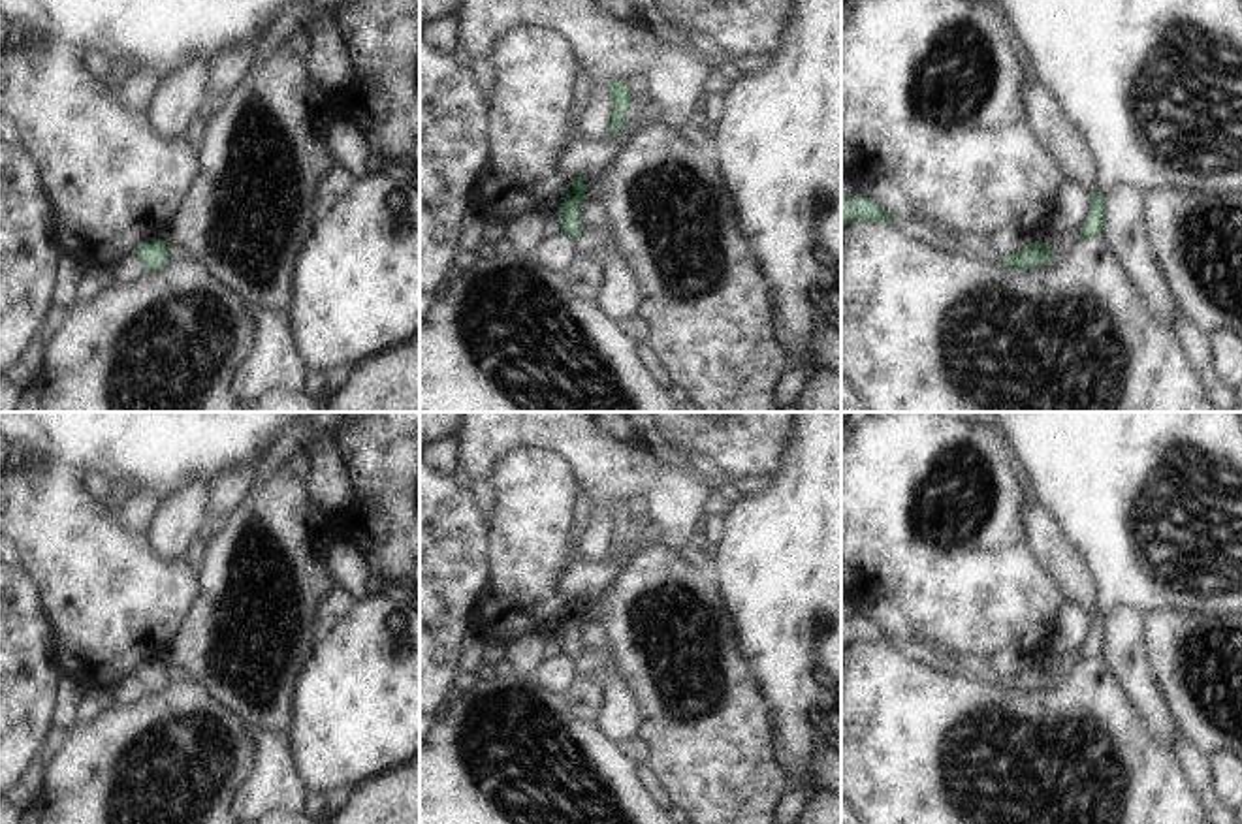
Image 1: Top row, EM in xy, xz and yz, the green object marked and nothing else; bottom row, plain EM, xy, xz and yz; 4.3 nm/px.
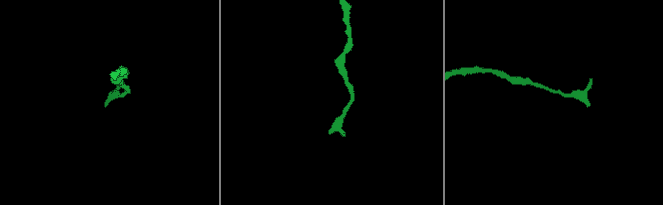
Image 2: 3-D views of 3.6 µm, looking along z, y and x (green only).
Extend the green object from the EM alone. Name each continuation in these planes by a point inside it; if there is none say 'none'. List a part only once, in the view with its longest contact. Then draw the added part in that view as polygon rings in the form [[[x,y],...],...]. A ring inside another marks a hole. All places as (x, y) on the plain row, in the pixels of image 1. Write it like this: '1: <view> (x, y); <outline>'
1: yz (1152, 501); [[[995,412],[997,427],[1012,446],[1035,489],[1035,499],[1059,523],[1095,579],[1097,611],[1129,606],[1142,615],[1172,608],[1201,615],[1242,613],[1242,416],[1238,412]]]

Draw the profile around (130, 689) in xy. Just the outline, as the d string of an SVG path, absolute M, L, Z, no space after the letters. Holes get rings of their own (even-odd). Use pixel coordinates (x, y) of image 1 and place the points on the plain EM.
M135 675L122 679L113 690L115 707L124 707L147 694L147 689Z

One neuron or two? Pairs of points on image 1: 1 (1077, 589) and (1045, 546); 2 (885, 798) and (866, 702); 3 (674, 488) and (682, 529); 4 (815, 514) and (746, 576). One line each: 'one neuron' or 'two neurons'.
1: one neuron
2: one neuron
3: one neuron
4: one neuron

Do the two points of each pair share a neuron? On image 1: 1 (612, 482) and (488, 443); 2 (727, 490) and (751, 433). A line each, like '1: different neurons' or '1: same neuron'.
1: same neuron
2: different neurons

